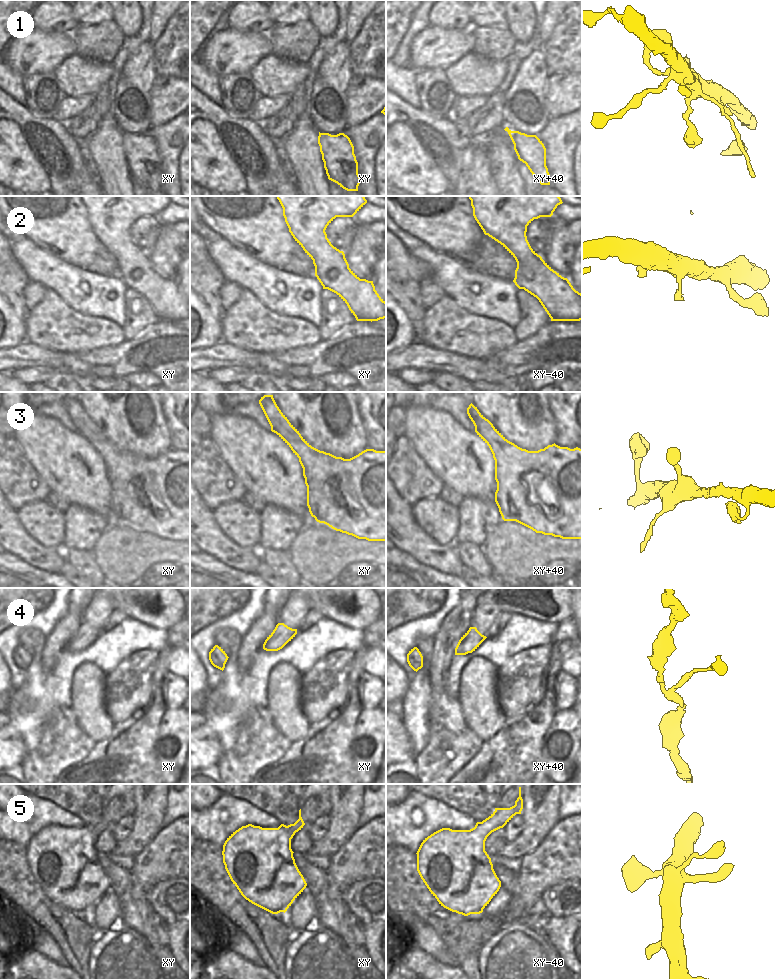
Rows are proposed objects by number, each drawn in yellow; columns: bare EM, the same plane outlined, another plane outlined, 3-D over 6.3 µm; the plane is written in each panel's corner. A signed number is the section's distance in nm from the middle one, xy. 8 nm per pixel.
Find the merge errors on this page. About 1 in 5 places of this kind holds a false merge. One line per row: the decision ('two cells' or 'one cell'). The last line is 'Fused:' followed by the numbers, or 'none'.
1: one cell
2: one cell
3: one cell
4: two cells
5: one cell
Fused: 4

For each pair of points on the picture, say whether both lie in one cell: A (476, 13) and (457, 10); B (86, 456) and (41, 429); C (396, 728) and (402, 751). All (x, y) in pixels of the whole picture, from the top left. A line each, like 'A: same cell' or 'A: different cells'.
A: different cells
B: same cell
C: same cell

